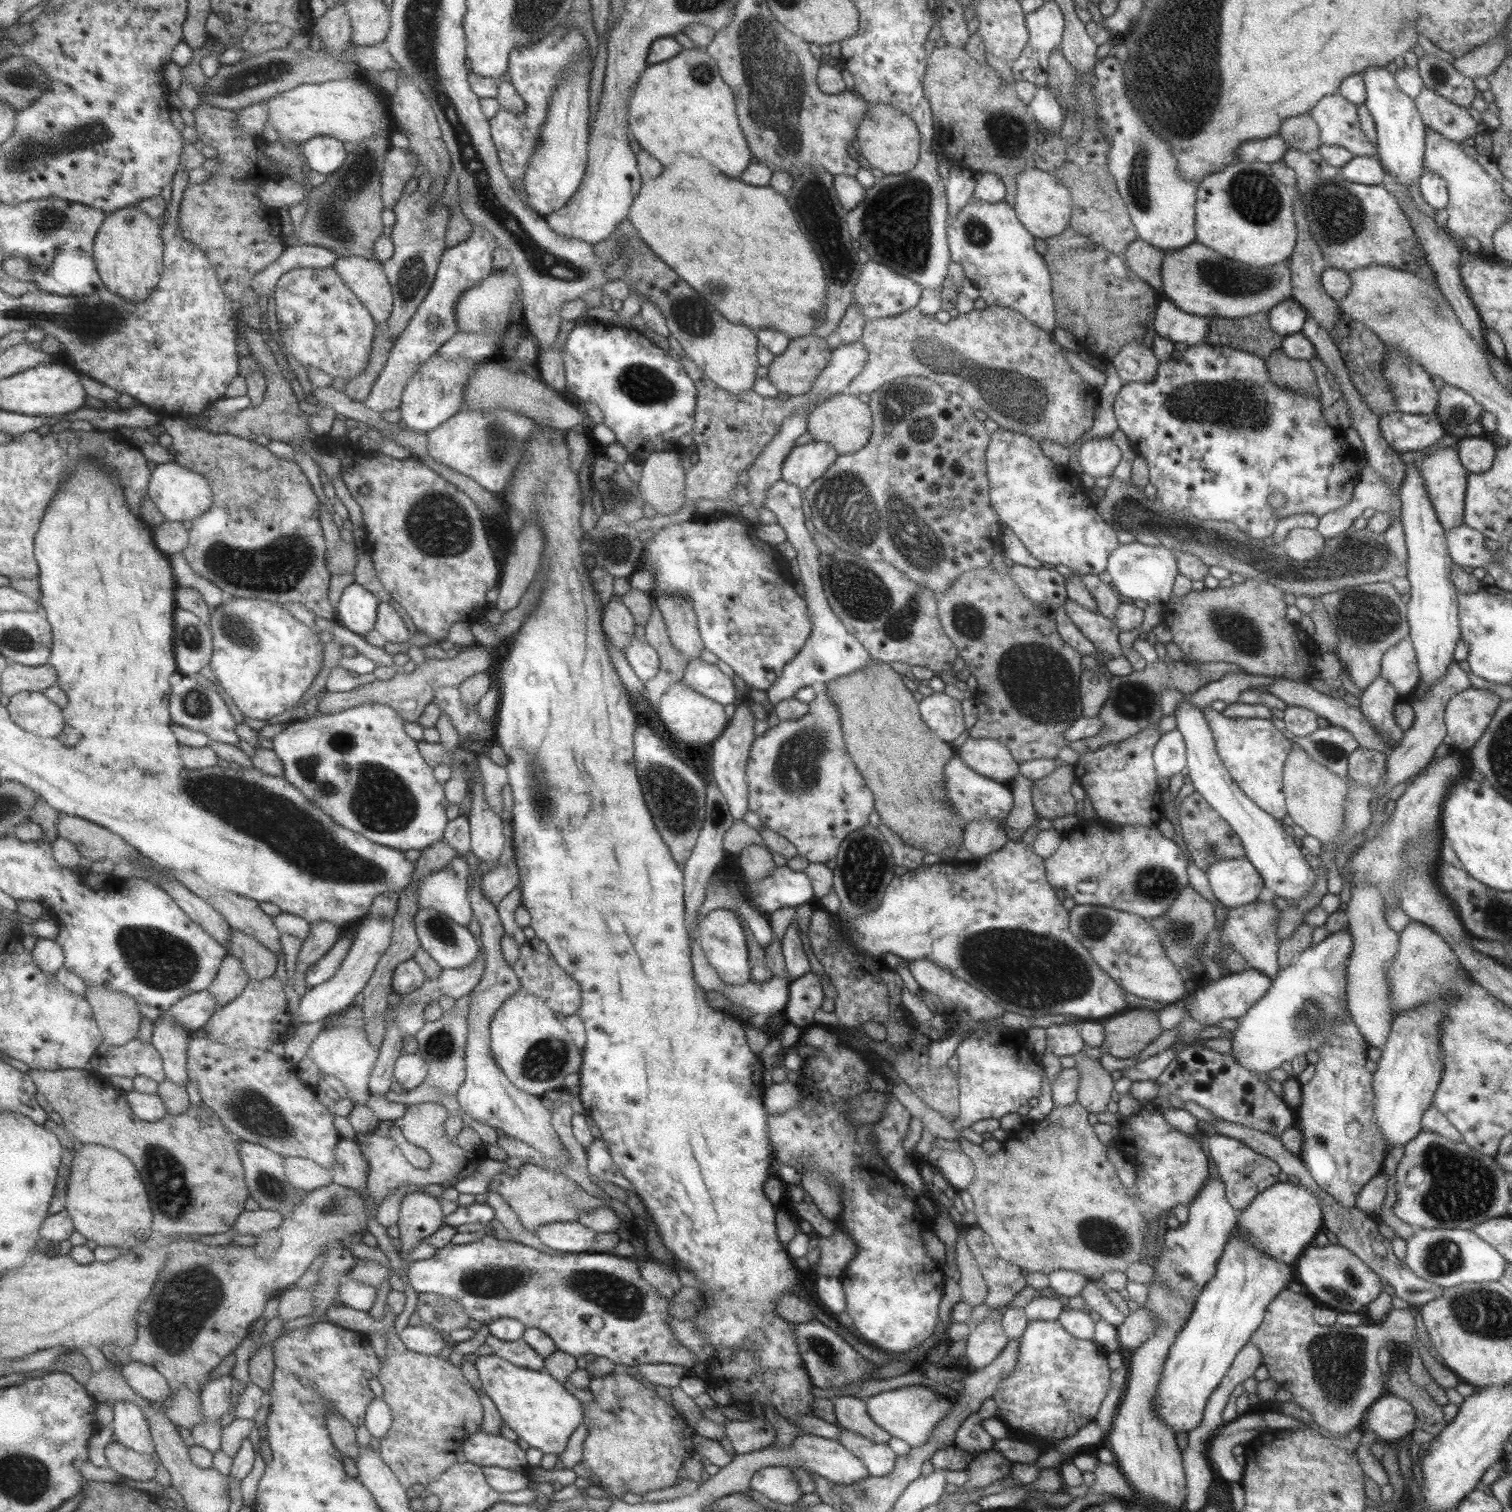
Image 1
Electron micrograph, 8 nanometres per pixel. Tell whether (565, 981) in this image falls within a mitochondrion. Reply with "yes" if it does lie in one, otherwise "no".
no

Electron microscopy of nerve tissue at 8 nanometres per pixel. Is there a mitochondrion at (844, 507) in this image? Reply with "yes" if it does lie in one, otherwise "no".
yes

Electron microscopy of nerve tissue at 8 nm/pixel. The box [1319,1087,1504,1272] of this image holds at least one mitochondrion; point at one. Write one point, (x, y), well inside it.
(1461, 1186)

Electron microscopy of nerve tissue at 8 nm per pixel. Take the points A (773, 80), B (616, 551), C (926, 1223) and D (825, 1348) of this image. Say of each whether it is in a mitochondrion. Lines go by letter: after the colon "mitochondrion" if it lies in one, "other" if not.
A: mitochondrion
B: mitochondrion
C: other
D: mitochondrion

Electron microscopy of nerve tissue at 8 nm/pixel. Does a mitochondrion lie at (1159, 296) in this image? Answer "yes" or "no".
no

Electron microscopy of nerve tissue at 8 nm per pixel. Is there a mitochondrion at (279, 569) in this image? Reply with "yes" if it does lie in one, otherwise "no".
yes

